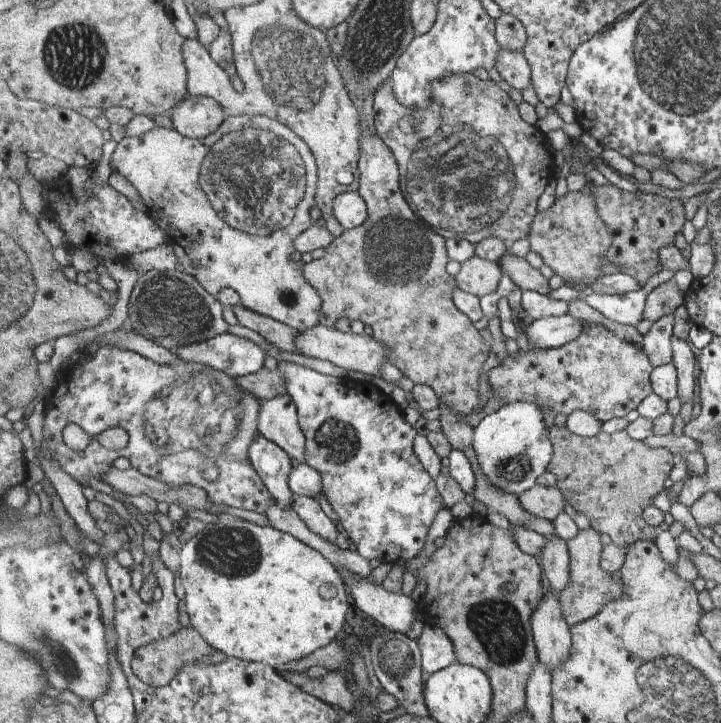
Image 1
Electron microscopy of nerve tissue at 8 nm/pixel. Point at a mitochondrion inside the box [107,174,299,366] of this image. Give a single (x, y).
(168, 306)

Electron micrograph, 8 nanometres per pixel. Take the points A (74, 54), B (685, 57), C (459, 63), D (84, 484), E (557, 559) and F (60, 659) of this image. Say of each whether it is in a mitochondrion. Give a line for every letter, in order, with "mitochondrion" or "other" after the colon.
A: mitochondrion
B: mitochondrion
C: other
D: other
E: other
F: mitochondrion

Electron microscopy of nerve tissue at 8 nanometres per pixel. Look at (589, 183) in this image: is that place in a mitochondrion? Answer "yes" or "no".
no

